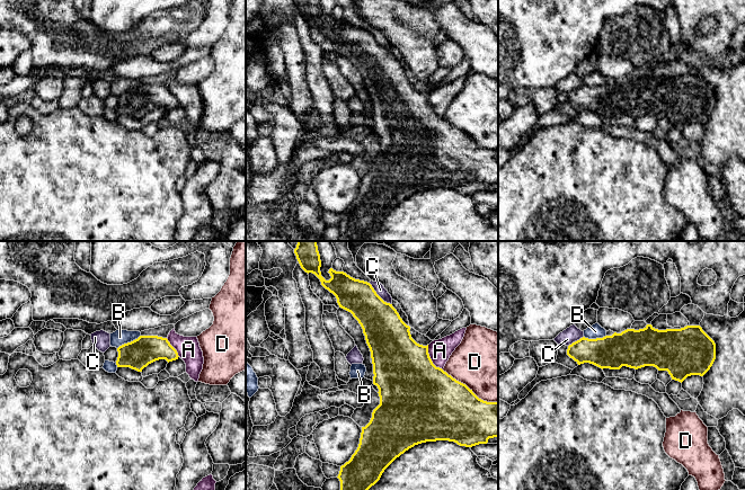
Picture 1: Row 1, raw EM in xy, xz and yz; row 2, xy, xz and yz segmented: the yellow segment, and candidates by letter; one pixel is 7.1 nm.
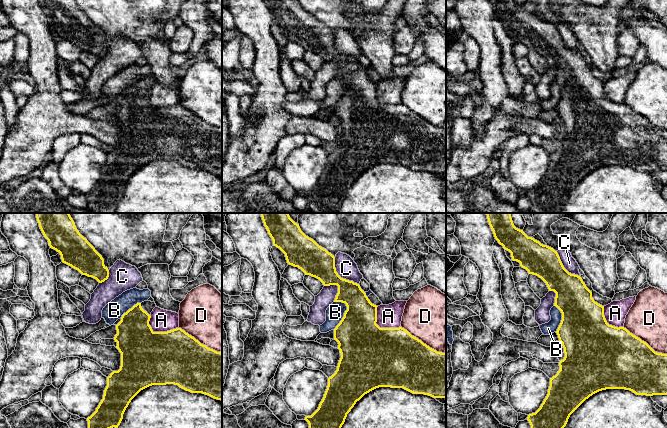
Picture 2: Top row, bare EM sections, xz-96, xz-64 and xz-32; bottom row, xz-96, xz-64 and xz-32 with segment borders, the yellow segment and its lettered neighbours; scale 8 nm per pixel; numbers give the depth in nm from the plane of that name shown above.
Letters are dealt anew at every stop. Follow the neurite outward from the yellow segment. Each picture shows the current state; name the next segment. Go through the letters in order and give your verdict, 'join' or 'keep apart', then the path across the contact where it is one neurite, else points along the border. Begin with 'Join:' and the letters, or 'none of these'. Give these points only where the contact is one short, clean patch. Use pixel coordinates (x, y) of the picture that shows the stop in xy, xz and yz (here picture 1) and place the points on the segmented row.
Join: none of these
A: keep apart
B: keep apart
C: keep apart | along xz (369, 283), (390, 304)
D: keep apart

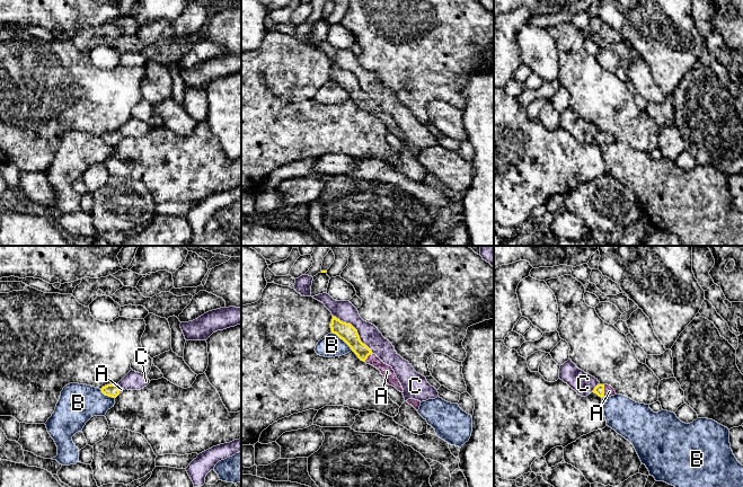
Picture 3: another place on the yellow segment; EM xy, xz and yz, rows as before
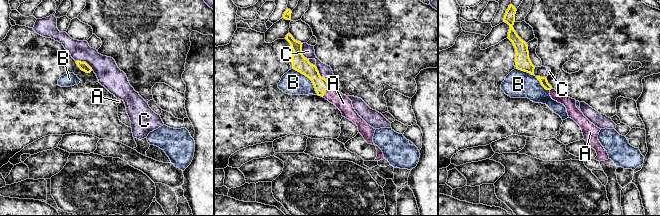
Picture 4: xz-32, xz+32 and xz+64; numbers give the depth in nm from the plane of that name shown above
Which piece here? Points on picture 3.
Join: A
A: join | across yz (599, 389), (603, 390), (609, 391)
B: keep apart | along xz (332, 331), (352, 350)
C: keep apart | along xz (333, 315), (348, 322), (356, 330), (359, 338), (372, 352)

